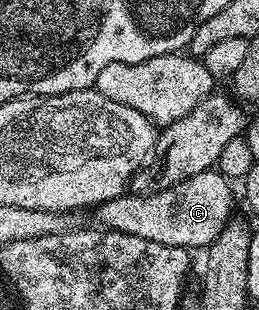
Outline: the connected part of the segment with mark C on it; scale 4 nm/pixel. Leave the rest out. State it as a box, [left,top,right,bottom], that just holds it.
[92,169,235,249]

